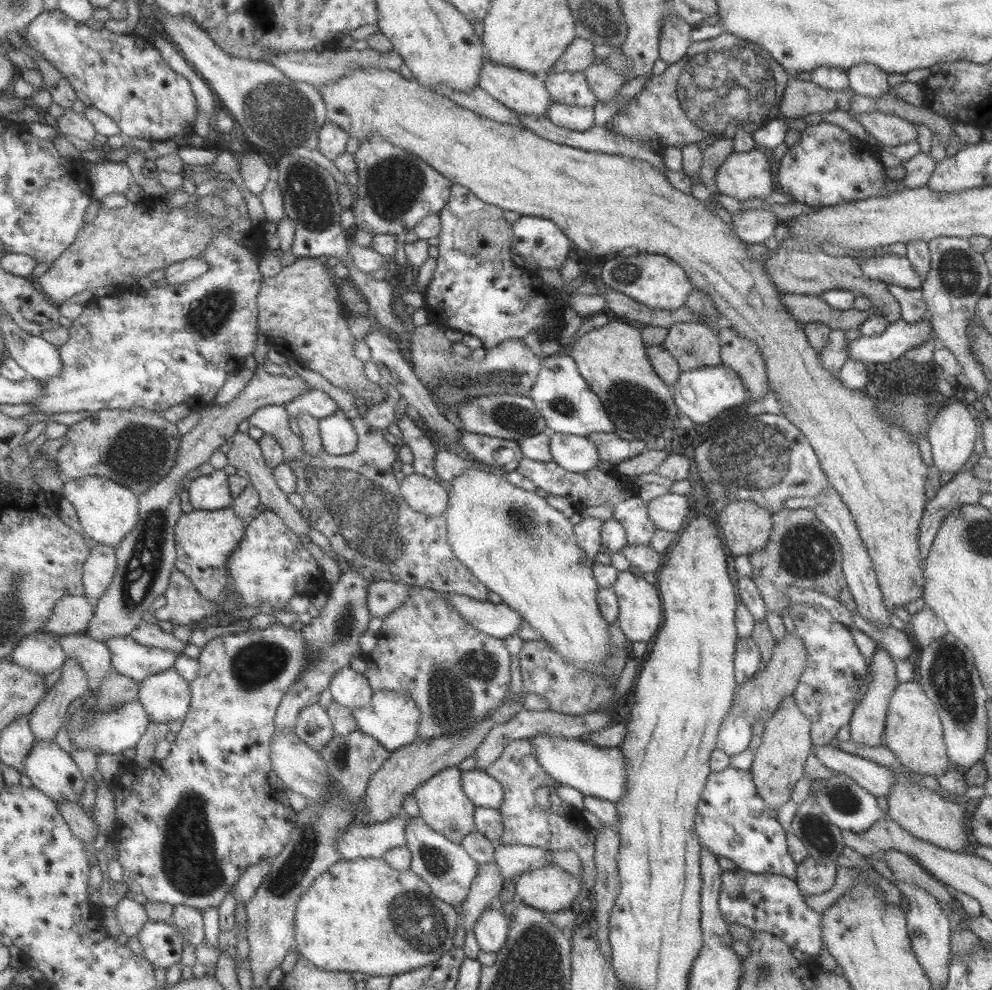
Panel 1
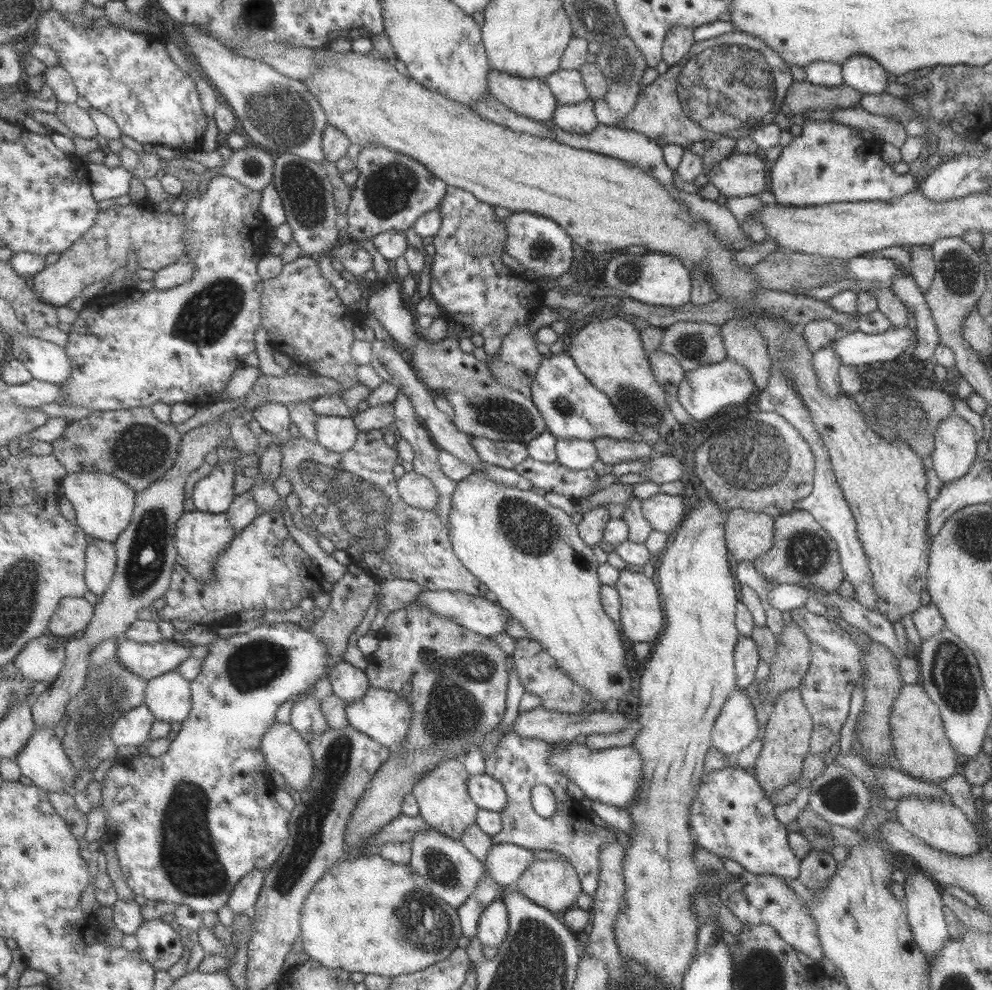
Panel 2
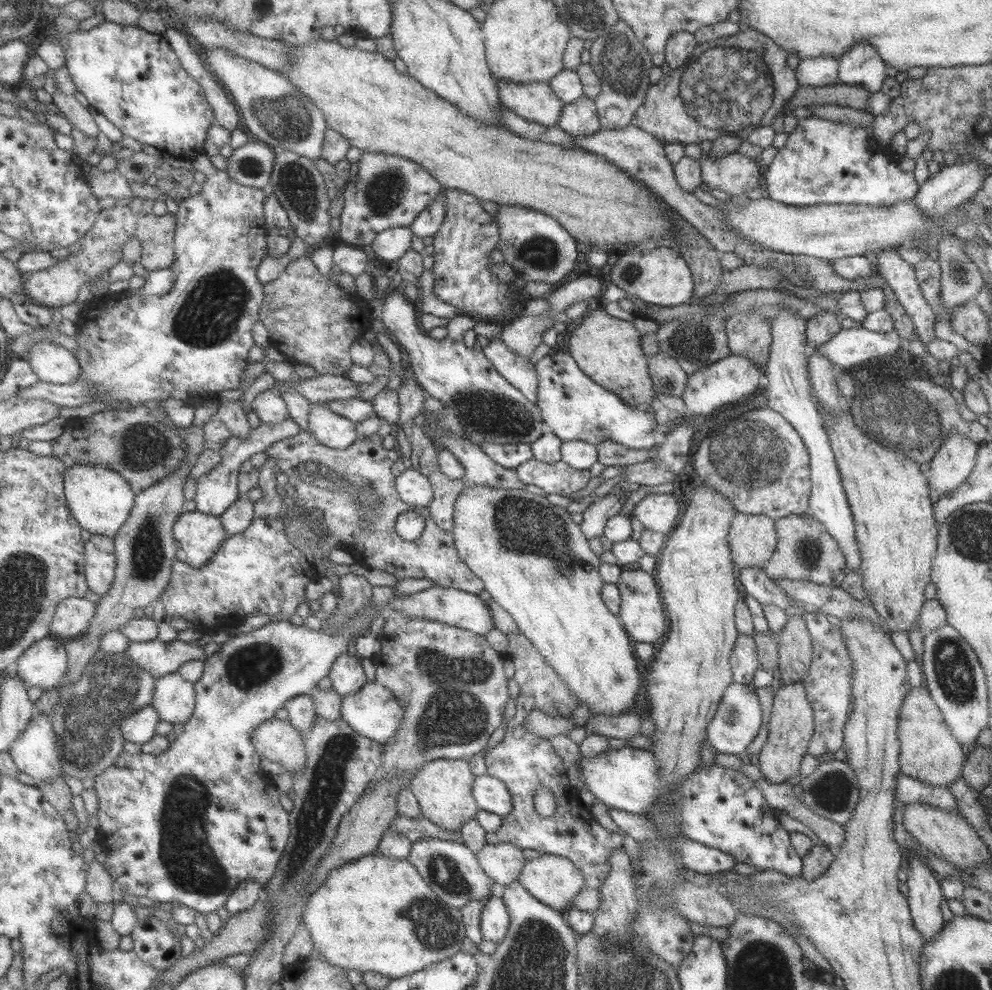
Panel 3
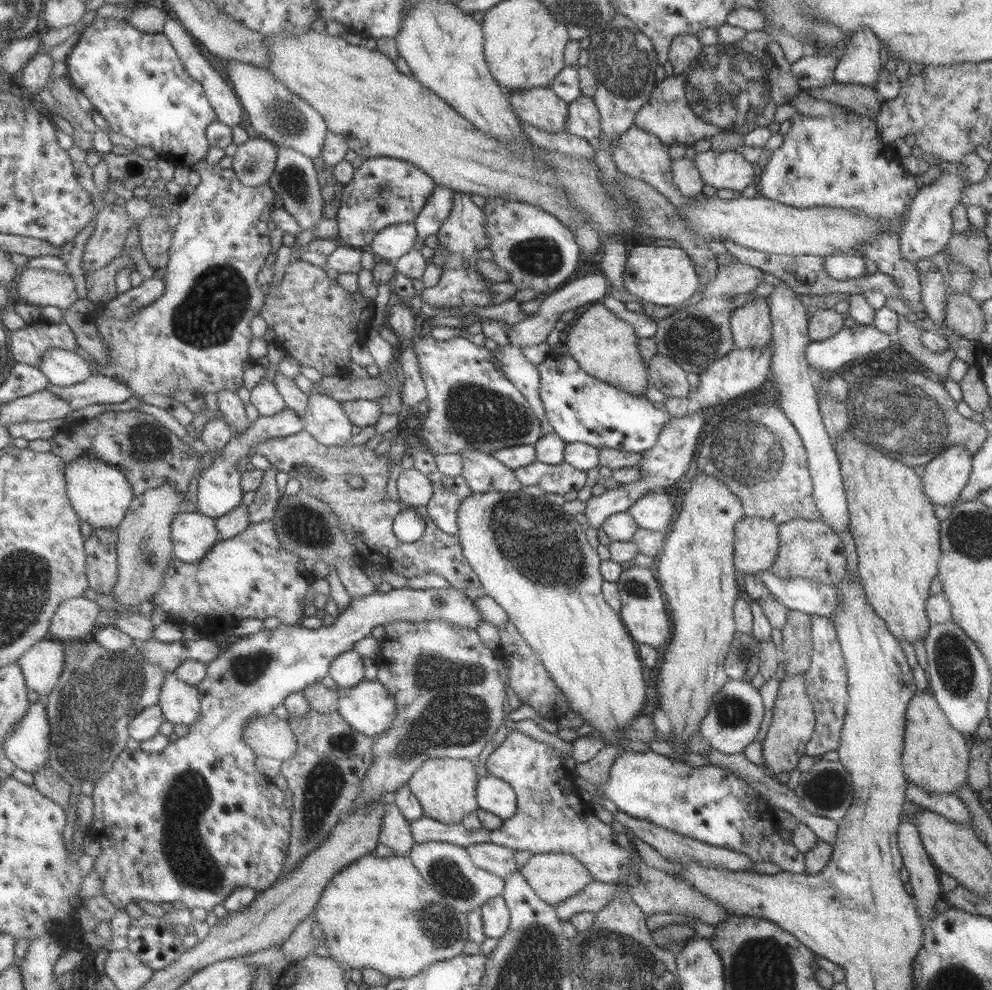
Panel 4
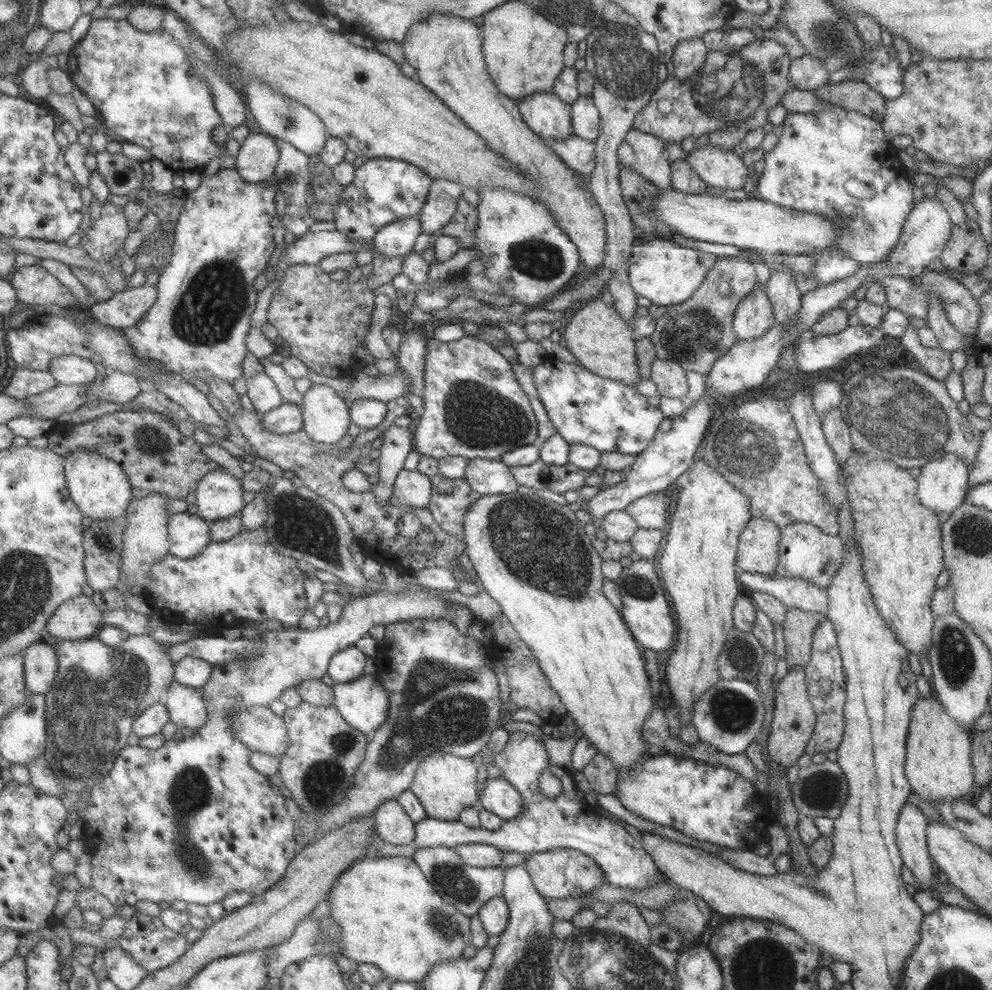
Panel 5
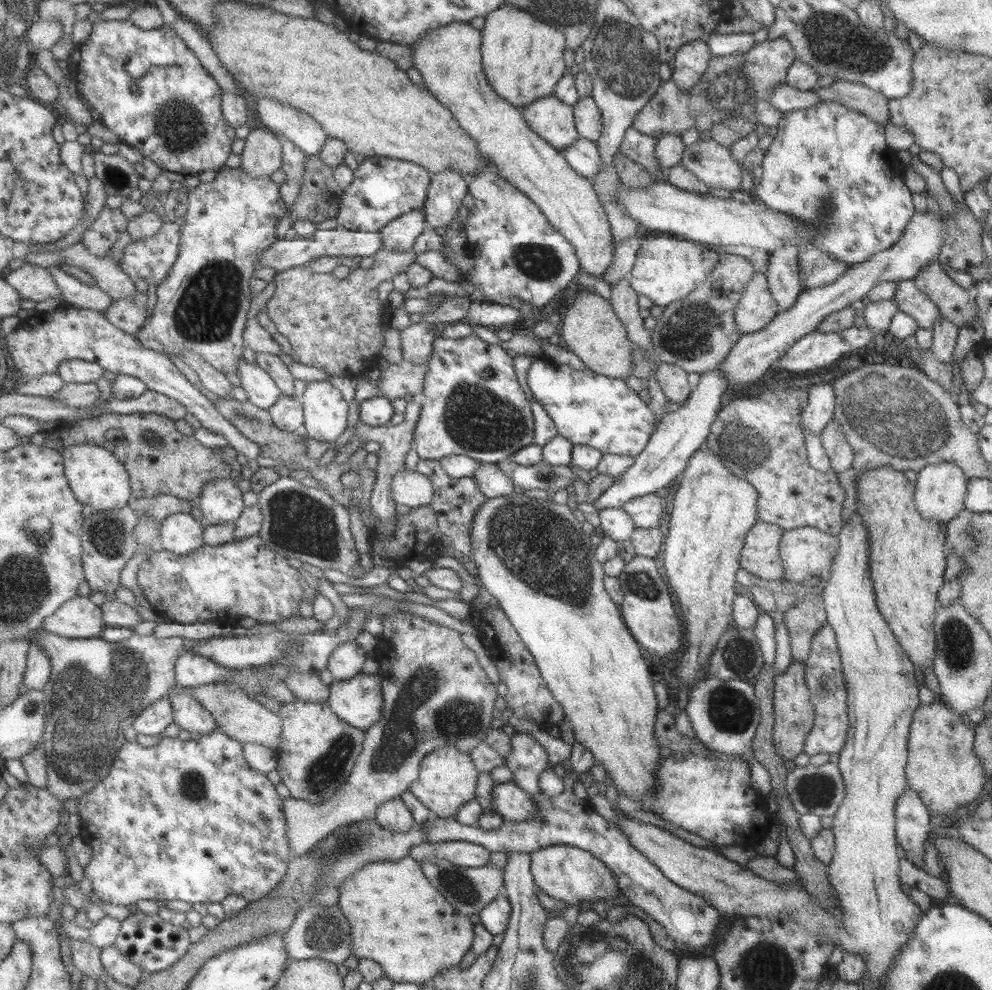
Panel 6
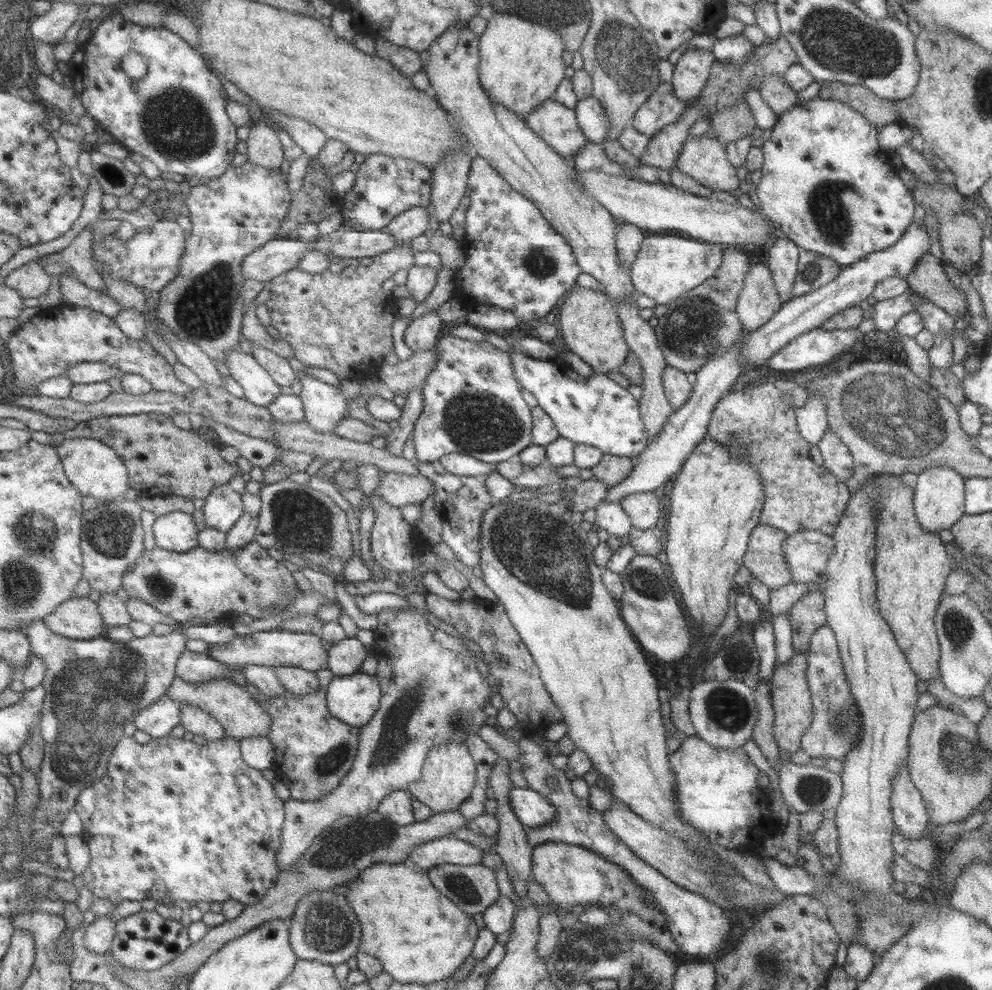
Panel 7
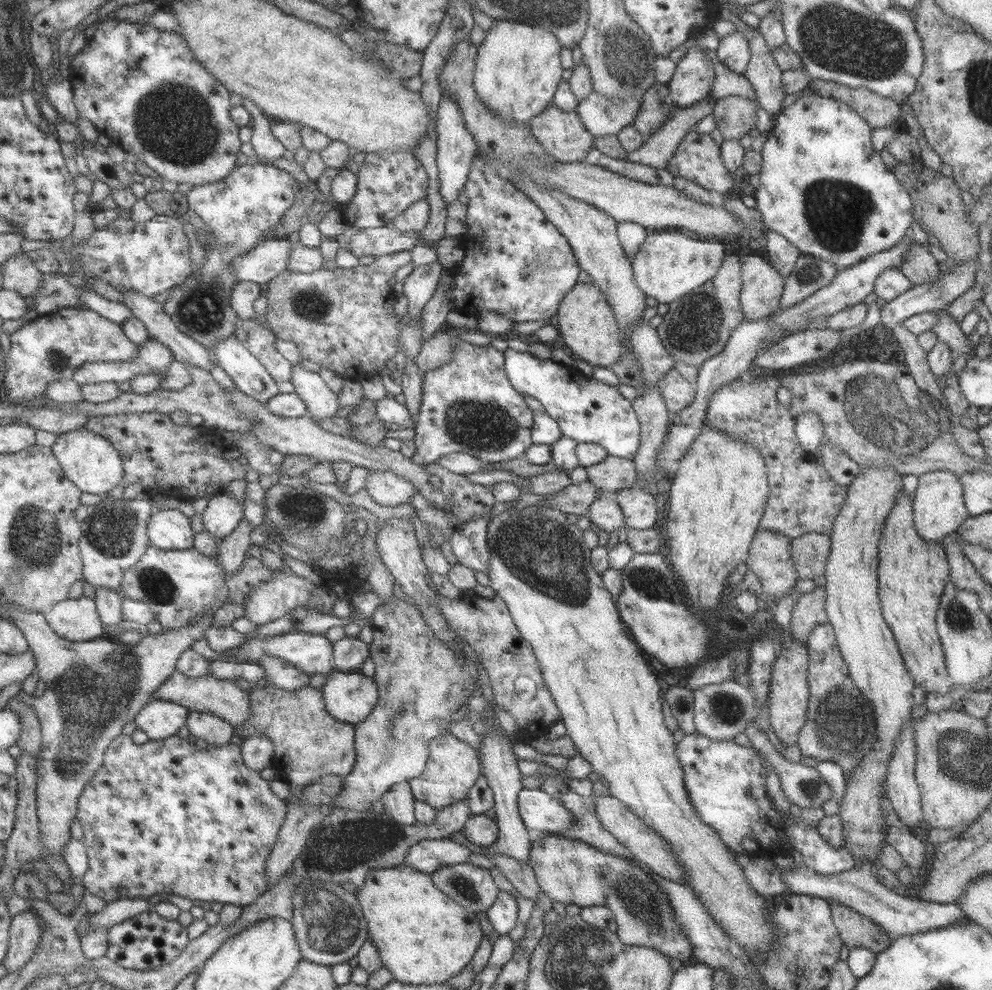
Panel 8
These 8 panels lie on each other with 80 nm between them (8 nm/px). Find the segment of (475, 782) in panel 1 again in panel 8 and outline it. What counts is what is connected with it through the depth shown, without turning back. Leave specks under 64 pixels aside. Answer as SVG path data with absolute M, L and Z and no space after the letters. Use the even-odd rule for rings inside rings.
M522 788L518 793L517 810L532 835L556 833L572 825L572 816L561 801L545 795L540 788Z

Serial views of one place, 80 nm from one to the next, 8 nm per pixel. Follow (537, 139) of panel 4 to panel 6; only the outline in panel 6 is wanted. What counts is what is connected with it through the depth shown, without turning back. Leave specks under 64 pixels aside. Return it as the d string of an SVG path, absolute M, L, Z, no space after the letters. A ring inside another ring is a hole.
M579 137L569 146L562 148L562 155L575 173L585 179L591 179L599 172L600 158L597 145L592 140Z

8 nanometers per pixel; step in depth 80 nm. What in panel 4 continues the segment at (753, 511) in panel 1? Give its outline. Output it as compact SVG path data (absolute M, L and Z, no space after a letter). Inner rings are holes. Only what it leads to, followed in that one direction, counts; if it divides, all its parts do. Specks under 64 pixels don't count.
M741 518L735 524L733 539L733 565L737 571L769 571L779 549L777 525L763 518Z

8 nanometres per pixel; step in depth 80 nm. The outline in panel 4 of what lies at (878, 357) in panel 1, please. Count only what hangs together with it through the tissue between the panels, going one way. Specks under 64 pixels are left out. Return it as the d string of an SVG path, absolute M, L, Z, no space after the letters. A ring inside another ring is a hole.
M855 324L851 328L843 327L839 332L827 337L825 340L810 342L805 349L806 361L811 368L823 370L823 372L827 373L827 370L837 370L837 368L841 368L845 364L850 365L853 360L861 360L861 358L865 358L869 354L887 350L891 346L893 339L894 336L881 333L872 325Z

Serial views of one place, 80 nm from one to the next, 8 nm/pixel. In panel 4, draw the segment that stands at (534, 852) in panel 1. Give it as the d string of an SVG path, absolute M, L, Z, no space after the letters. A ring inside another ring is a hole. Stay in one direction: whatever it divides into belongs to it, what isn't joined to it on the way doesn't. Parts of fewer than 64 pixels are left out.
M479 843L466 847L472 863L479 868L505 880L514 870L518 870L514 850L493 843Z

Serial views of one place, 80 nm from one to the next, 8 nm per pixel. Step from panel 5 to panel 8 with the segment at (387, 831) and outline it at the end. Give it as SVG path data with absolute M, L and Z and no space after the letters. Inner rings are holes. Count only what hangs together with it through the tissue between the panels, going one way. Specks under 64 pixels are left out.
M400 782L383 796L382 805L389 820L395 820L404 825L418 823L416 819L417 800L413 795L410 782Z

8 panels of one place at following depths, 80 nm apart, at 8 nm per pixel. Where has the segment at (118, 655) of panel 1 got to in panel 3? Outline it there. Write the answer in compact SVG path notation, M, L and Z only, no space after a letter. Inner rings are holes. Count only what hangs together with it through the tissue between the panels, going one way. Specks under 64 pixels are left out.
M161 639L132 642L126 654L135 665L154 674L155 678L161 678L178 672L191 660L206 661L203 643L203 640L184 642L178 639L171 642Z

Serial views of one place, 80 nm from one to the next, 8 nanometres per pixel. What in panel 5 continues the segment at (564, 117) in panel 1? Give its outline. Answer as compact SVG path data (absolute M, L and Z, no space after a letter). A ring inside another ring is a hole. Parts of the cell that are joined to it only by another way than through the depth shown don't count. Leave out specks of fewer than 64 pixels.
M579 95L577 100L570 105L571 129L573 135L594 142L599 134L598 111L589 96Z

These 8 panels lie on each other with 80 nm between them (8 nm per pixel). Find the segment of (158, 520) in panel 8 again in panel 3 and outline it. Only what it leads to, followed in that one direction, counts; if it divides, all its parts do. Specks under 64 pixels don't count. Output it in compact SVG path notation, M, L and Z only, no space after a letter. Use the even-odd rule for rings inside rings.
M197 510L184 511L174 534L178 541L178 560L195 569L210 563L229 538L221 516Z

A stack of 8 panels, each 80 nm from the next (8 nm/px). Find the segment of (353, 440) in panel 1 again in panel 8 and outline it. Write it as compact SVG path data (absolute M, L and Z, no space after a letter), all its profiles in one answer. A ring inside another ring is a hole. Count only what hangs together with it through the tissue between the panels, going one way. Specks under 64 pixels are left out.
M294 365L292 383L295 392L307 403L309 415L316 420L335 418L341 410L340 394L318 373Z

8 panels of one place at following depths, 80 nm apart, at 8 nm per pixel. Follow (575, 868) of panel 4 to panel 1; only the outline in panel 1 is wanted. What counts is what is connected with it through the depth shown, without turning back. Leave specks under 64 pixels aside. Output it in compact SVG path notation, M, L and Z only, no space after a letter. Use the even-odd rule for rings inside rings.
M552 863L522 872L517 876L514 892L520 896L522 904L535 910L557 912L570 908L571 902L581 892L579 881Z

